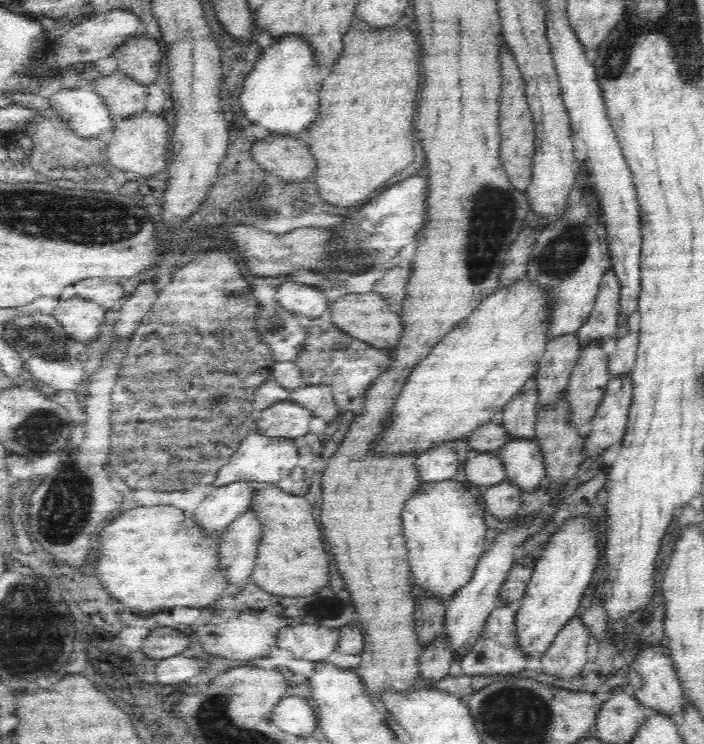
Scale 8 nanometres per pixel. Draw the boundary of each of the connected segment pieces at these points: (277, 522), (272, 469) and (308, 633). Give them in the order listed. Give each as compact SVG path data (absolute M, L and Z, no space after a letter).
M268 486L255 490L251 507L259 518L261 537L257 548L251 582L274 596L312 596L318 588L324 587L329 580L330 553L321 533L321 527L314 515L307 498L287 493L278 486Z
M249 434L240 442L238 450L220 468L212 485L226 486L232 482L280 482L290 475L298 464L298 448L289 438L272 438L268 435Z
M286 626L278 634L276 647L288 651L296 660L310 662L328 661L328 656L337 650L340 630L320 626Z

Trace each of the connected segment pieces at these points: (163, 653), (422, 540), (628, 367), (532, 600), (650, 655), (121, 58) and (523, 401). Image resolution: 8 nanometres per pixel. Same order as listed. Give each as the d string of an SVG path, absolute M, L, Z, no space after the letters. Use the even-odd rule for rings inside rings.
M154 628L149 630L140 650L152 660L162 660L182 653L190 646L190 632L184 628Z
M440 444L416 460L420 486L402 512L402 529L413 584L445 605L470 582L484 553L487 529L485 511L480 509L477 497L468 491L467 484L452 480L461 468L454 451L446 444Z
M632 312L625 324L624 332L617 337L616 350L607 356L608 368L612 374L610 378L622 378L631 374L636 360L639 320L639 312Z
M589 514L578 515L565 521L562 526L549 537L547 545L536 556L535 567L527 584L520 608L516 611L516 639L518 647L528 658L541 659L554 643L558 632L581 612L580 600L584 590L591 588L596 564L601 558L602 534L594 531Z
M665 642L660 647L640 650L629 663L628 679L629 685L632 687L632 694L640 704L646 708L652 708L656 713L667 714L674 719L676 714L680 714L684 709L685 696L676 668L667 653Z
M134 36L119 46L113 57L118 71L148 86L160 81L158 72L163 55L156 39Z
M535 374L529 378L522 390L502 410L503 427L509 440L535 438L537 422L538 391Z

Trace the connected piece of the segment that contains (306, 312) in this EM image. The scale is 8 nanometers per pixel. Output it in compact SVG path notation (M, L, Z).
M284 282L278 288L275 300L286 311L310 319L318 318L324 312L328 312L328 306L331 304L320 290L296 282Z

